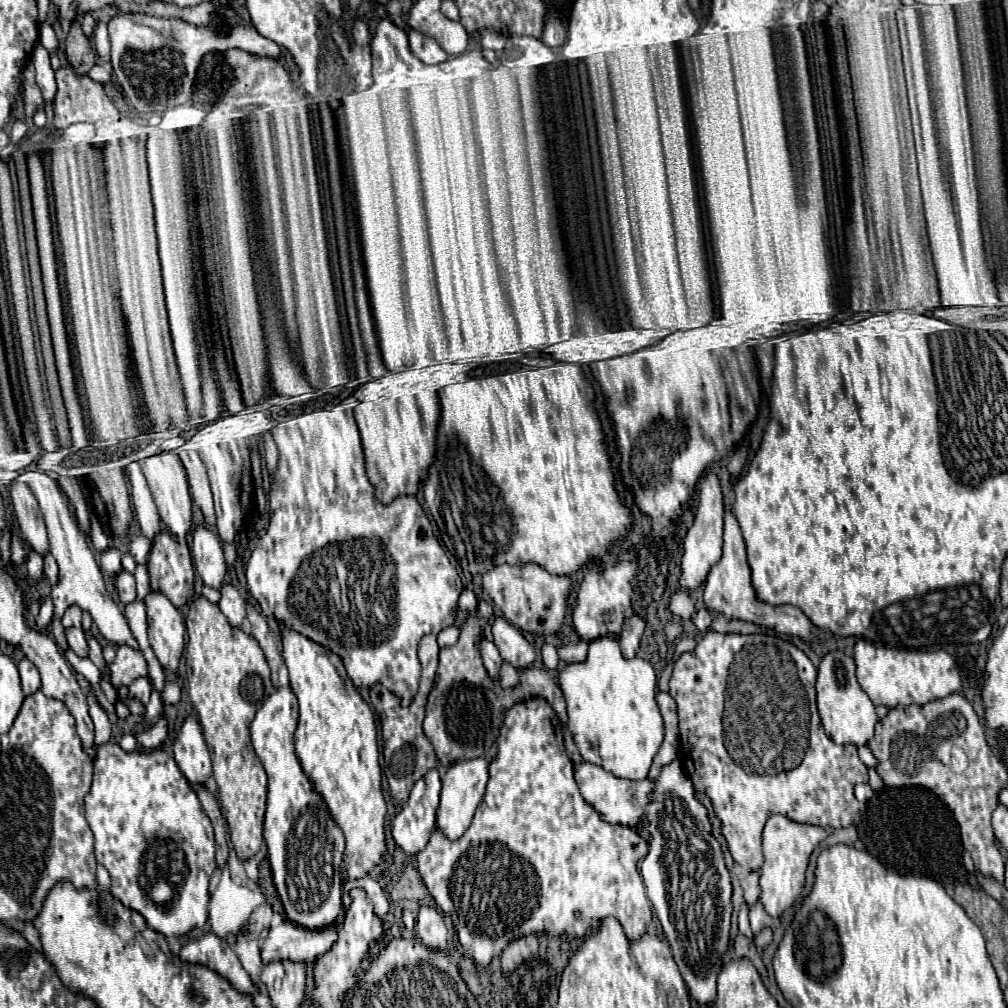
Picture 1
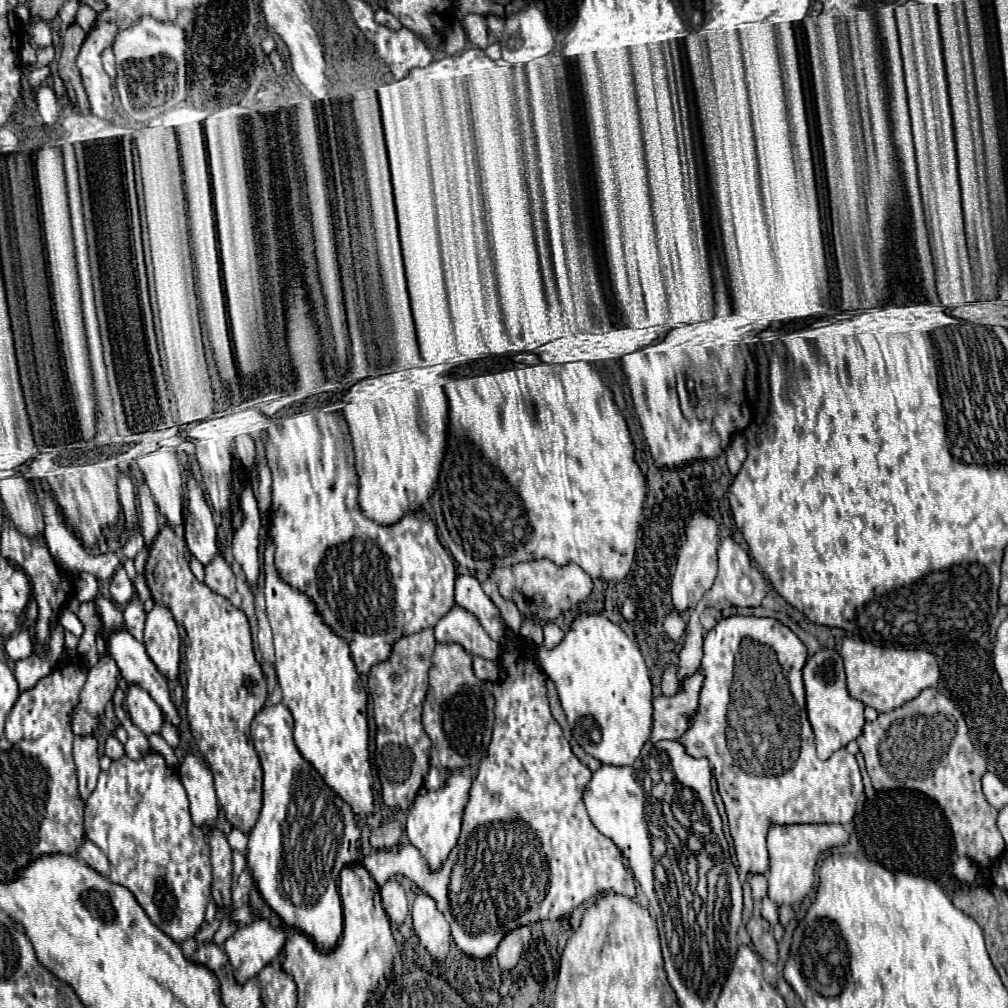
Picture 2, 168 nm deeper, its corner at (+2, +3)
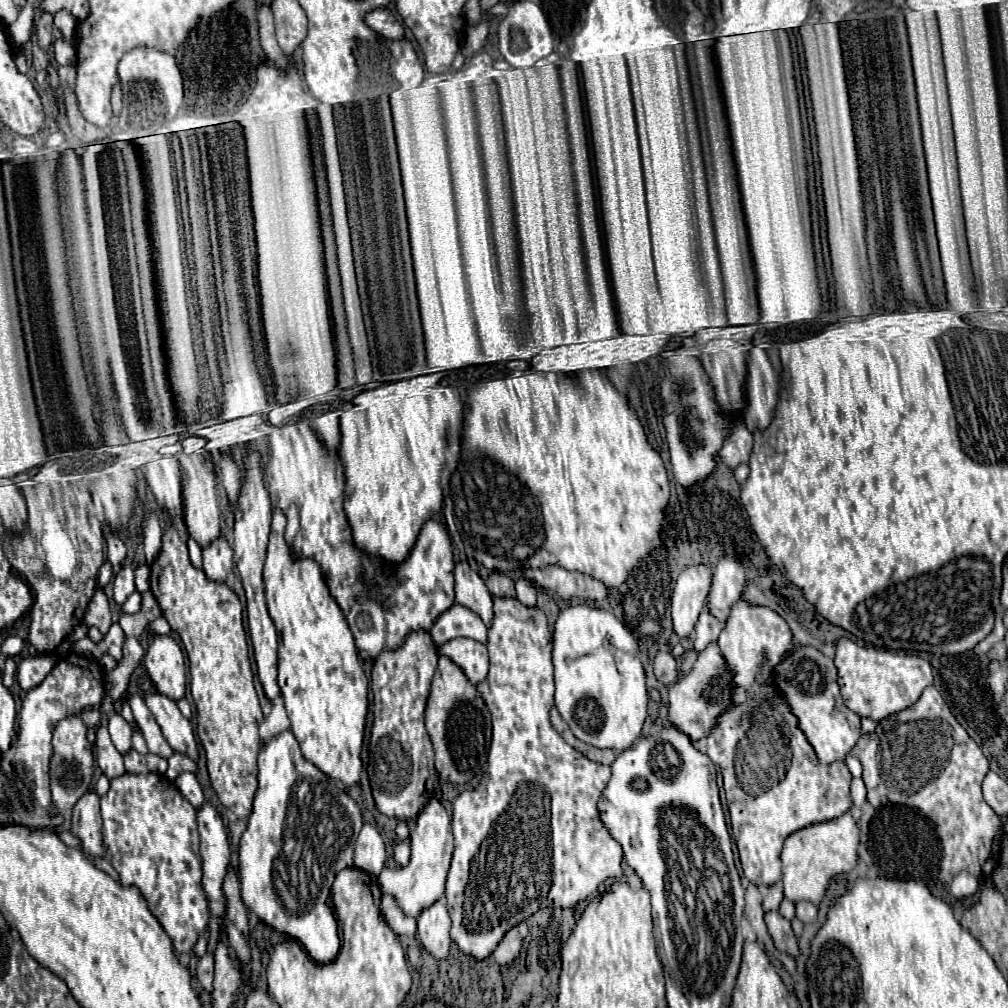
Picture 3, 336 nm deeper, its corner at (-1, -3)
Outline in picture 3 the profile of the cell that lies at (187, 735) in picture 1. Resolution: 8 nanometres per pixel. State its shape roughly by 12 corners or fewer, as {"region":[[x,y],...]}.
{"region":[[216,808],[196,812],[202,888],[222,922],[222,880],[230,864],[226,828]]}

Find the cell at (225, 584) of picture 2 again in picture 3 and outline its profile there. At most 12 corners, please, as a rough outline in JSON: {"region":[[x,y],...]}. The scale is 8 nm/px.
{"region":[[224,538],[202,550],[204,574],[226,582],[234,560]]}

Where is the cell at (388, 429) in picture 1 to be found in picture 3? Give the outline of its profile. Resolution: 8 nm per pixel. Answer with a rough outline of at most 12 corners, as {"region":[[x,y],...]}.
{"region":[[426,374],[340,416],[356,546],[408,556],[462,456],[463,401]]}

